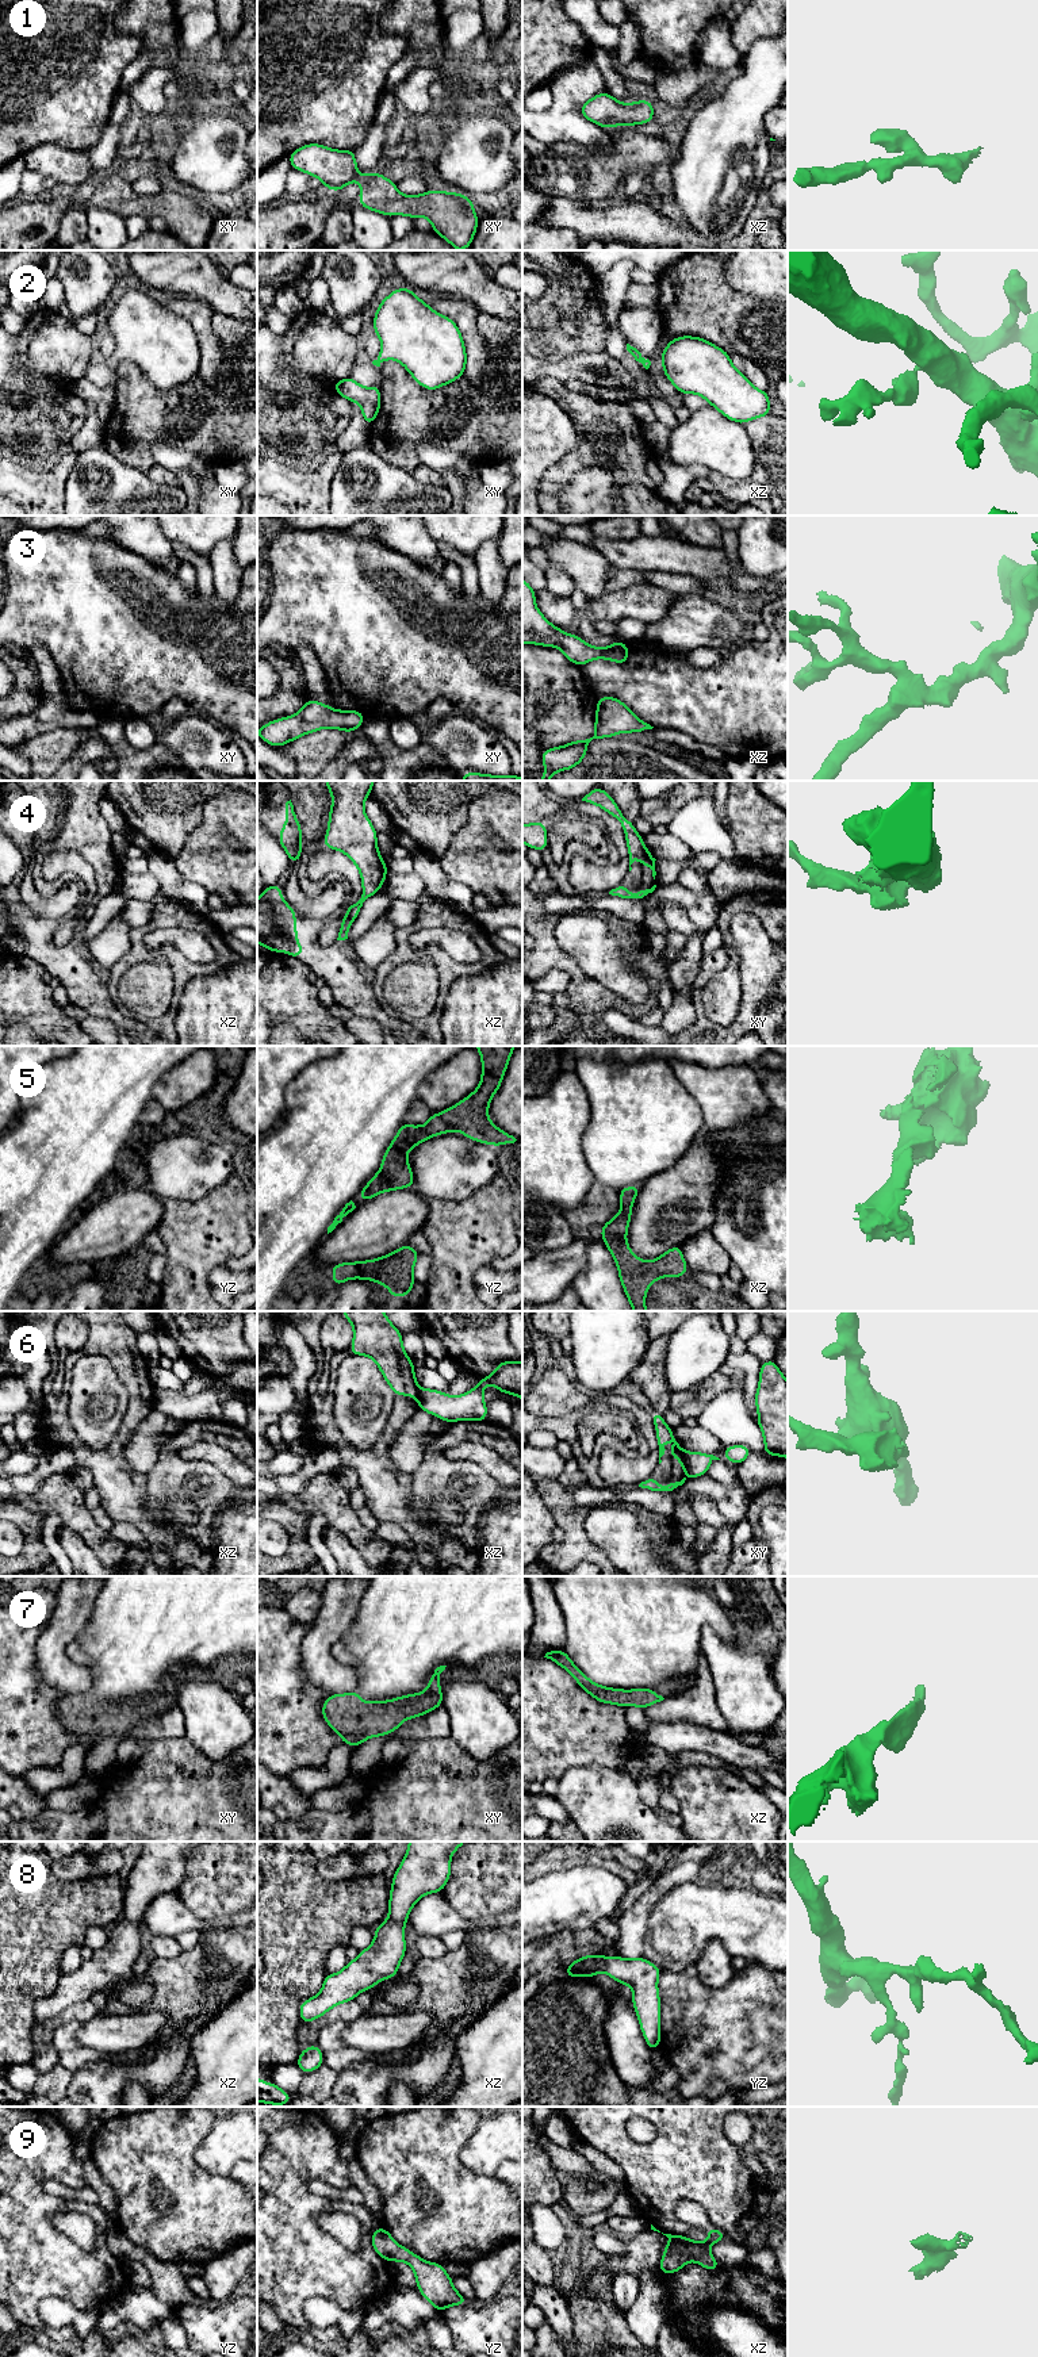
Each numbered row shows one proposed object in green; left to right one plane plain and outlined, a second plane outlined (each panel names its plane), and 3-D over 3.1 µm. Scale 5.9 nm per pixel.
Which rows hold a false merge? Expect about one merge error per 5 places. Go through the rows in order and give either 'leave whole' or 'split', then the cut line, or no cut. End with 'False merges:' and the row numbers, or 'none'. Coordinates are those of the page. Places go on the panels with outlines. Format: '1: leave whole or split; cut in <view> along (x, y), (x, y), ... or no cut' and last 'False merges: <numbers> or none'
1: leave whole; no cut
2: leave whole; no cut
3: leave whole; no cut
4: leave whole; no cut
5: leave whole; no cut
6: split; cut in xy along (686, 1452), (684, 1471)
7: leave whole; no cut
8: leave whole; no cut
9: leave whole; no cut
False merges: 6

